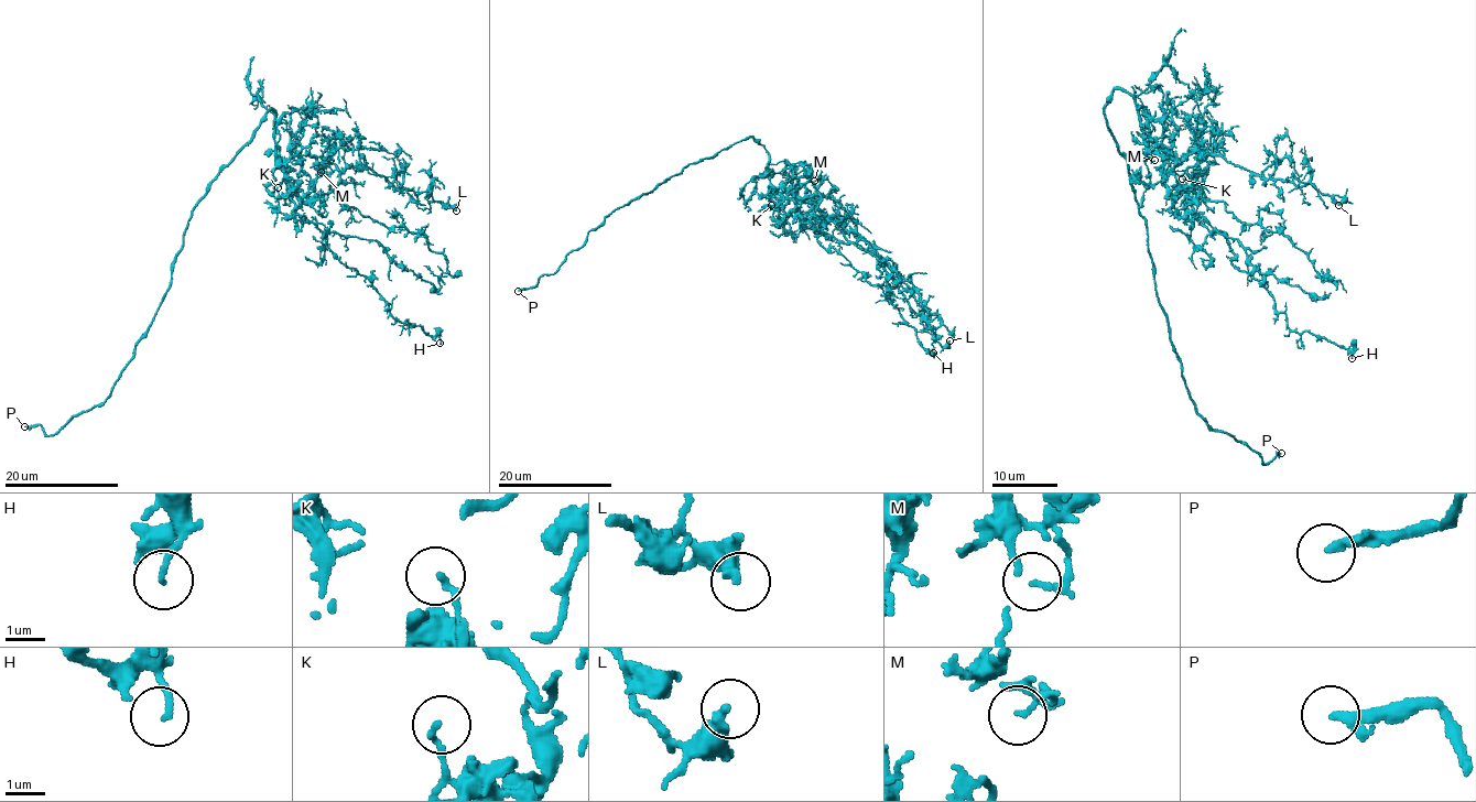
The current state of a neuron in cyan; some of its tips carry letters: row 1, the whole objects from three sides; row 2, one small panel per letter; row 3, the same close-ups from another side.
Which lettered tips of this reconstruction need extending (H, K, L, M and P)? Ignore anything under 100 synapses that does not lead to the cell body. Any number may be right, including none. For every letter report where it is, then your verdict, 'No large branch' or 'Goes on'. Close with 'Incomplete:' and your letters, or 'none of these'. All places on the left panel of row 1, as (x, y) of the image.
H: Place: (440, 343). No large branch
K: Place: (278, 187). No large branch
L: Place: (456, 210). No large branch
M: Place: (321, 172). No large branch
P: Place: (24, 426). Goes on
Incomplete: P

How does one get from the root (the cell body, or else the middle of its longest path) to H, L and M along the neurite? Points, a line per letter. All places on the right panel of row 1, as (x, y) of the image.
H: (1105, 119), (1107, 98), (1126, 91), (1175, 215), (1221, 231), (1291, 329), (1352, 358)
L: (1105, 119), (1107, 98), (1126, 91), (1174, 195), (1207, 155), (1224, 155), (1338, 205)
M: (1105, 119), (1107, 98), (1126, 91), (1172, 195), (1174, 155), (1158, 145), (1154, 160)

